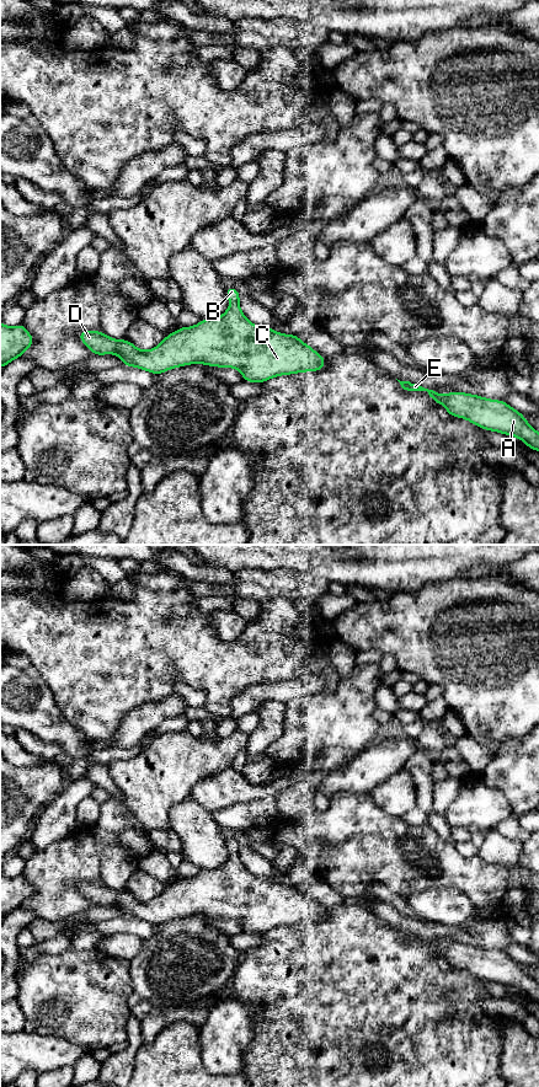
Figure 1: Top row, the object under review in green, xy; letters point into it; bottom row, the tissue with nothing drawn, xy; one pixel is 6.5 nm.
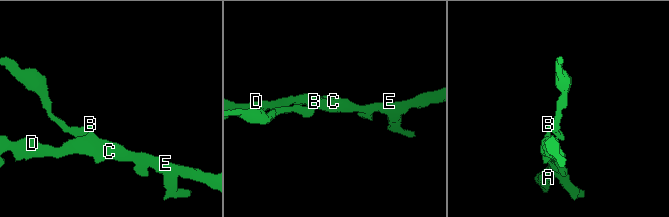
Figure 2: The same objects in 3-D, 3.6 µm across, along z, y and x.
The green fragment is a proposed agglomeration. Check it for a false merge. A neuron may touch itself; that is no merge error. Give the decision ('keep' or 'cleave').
keep

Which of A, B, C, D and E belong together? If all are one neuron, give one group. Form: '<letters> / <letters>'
A B C D E

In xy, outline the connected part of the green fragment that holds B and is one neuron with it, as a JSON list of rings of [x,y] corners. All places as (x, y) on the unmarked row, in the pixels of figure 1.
[[[226,837],[230,858],[217,869],[203,869],[192,878],[180,878],[150,901],[140,901],[128,890],[113,890],[100,882],[80,882],[79,890],[94,906],[117,905],[122,916],[146,921],[159,926],[188,915],[234,919],[242,923],[242,931],[263,935],[268,930],[295,923],[319,922],[325,919],[325,909],[305,895],[297,885],[283,885],[270,878],[256,877],[240,861],[239,841]]]

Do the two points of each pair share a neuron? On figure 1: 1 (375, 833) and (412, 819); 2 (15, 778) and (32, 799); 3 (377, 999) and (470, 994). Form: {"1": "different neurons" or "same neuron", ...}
{"1": "different neurons", "2": "same neuron", "3": "same neuron"}

